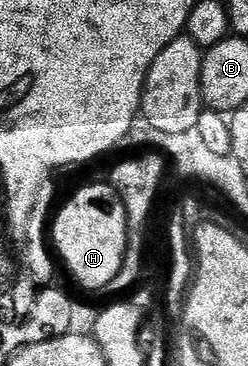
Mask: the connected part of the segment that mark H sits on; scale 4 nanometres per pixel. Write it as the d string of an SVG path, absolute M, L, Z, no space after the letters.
M111 183L88 184L80 188L64 205L55 213L56 221L52 224L52 240L56 243L56 252L64 259L68 272L84 288L99 293L122 270L122 262L128 253L128 219L126 218L126 206L120 201Z

